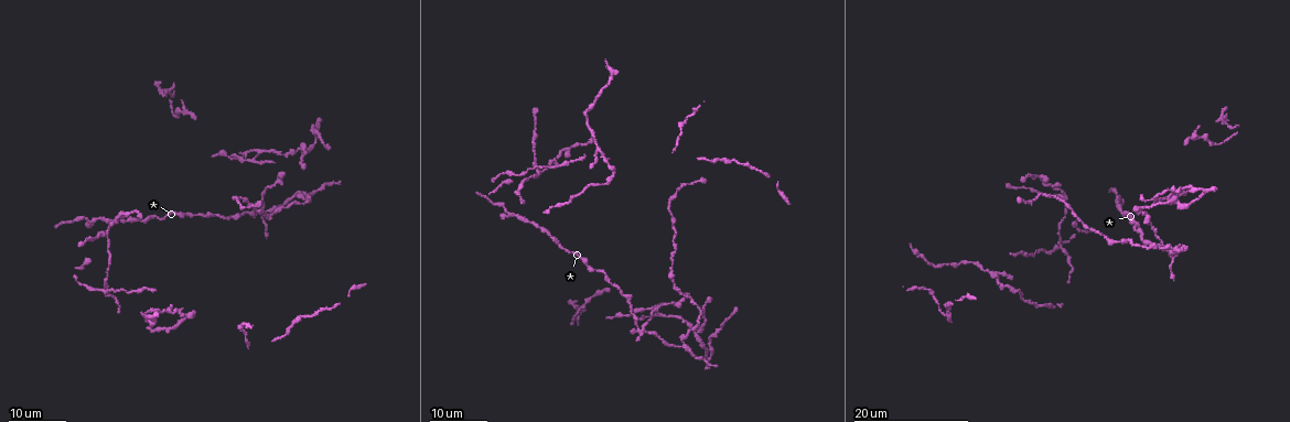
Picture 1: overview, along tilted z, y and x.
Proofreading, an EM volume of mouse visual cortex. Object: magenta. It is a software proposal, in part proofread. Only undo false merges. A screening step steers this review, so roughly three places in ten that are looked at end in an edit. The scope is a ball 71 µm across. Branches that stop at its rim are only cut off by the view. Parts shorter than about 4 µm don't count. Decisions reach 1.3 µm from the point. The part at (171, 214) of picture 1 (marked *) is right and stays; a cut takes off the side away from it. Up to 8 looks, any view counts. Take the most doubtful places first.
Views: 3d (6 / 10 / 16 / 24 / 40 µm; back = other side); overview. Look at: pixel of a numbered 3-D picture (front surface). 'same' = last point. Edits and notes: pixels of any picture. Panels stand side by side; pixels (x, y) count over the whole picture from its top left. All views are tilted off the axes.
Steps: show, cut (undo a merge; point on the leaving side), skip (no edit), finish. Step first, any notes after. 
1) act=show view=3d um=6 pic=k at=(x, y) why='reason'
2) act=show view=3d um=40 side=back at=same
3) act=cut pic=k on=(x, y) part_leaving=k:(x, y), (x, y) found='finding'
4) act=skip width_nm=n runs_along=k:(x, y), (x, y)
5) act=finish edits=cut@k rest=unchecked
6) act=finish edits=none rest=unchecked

act=show view=3d um=16 pic=1 at=(642, 329) why='four arms meet'

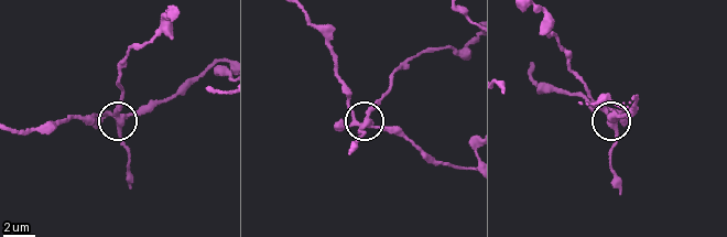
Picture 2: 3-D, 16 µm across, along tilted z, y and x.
act=show view=3d um=10 pic=2 at=(120, 119) why='closer look'

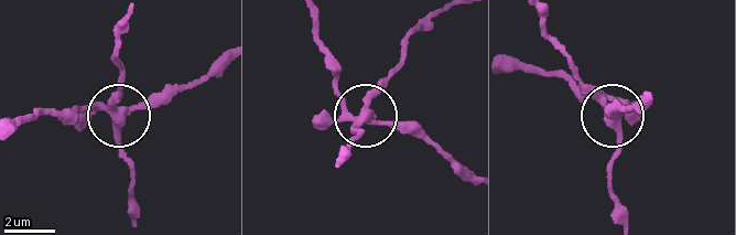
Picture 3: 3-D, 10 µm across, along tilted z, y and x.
act=cut pic=3 on=(122, 150) width_nm=310 part_leaving=3:(364, 116), (374, 93), (398, 70), (410, 38), (436, 12) found='two neurons meet here'

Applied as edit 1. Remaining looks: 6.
act=show view=overview

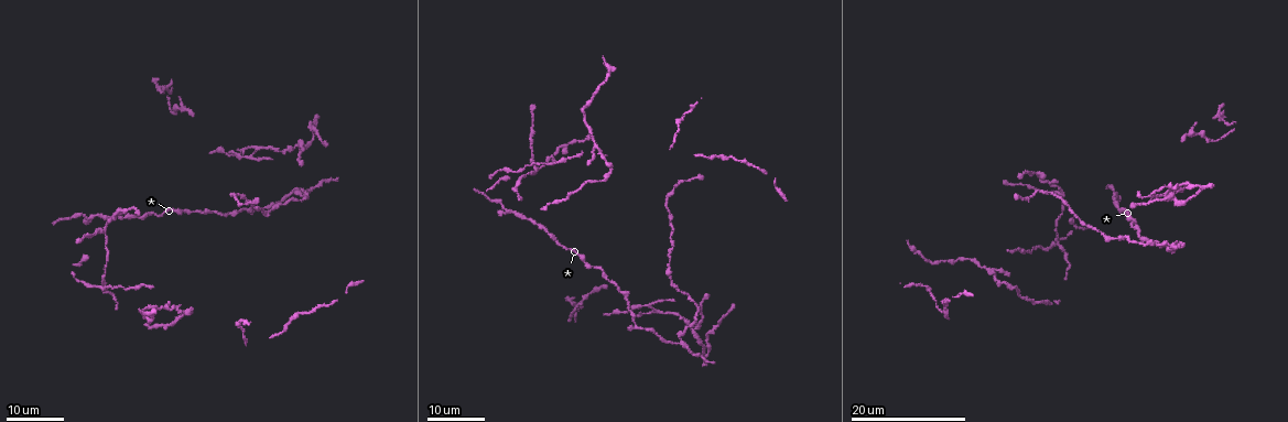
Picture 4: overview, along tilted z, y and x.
act=show view=3d um=24 pic=4 at=(250, 155) why='arms part here'

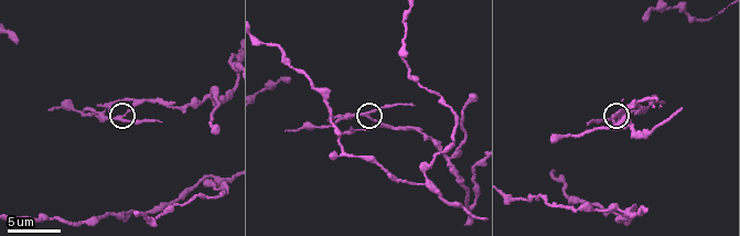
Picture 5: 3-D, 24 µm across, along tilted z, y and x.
act=show view=3d um=10 pic=5 at=(367, 116)

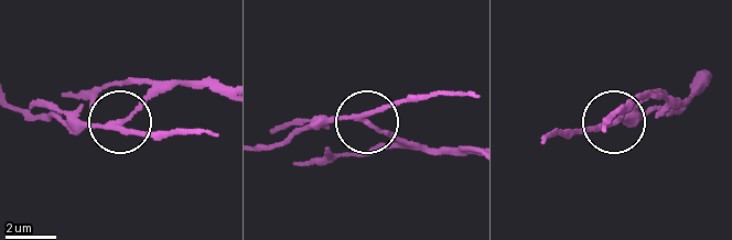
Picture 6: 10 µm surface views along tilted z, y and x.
act=skip width_nm=170 found='one neuron here'

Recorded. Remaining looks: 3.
act=show view=3d um=16 pic=4 at=(539, 168) why='branch point'

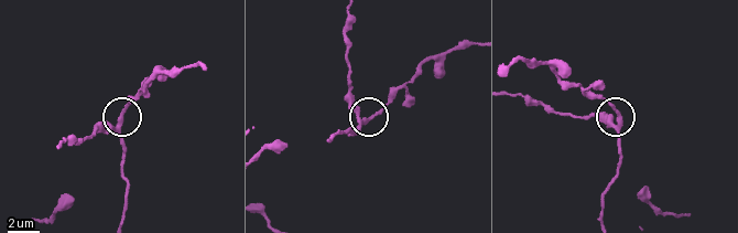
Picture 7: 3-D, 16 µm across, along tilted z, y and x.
act=show view=3d um=10 pic=7 at=(618, 124)

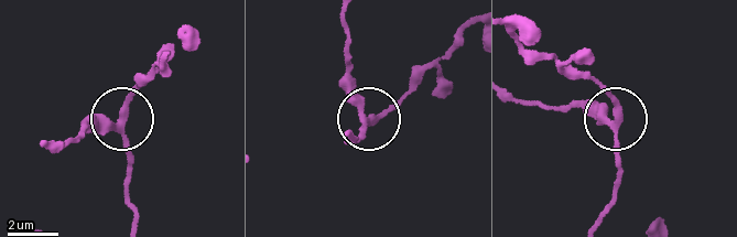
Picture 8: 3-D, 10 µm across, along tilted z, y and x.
act=skip width_nm=270 found='continuous, no second neuron'

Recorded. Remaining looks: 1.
act=show view=3d um=10 pic=5 at=(31, 220) why='thick turns thin'

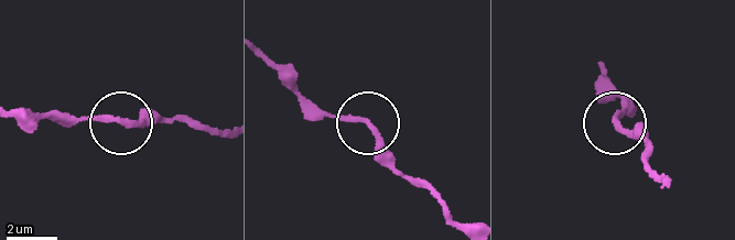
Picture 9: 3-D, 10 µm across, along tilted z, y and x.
act=skip found='all the same neuron'

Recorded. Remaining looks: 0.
act=finish edits=cut@3 rest=unchecked

